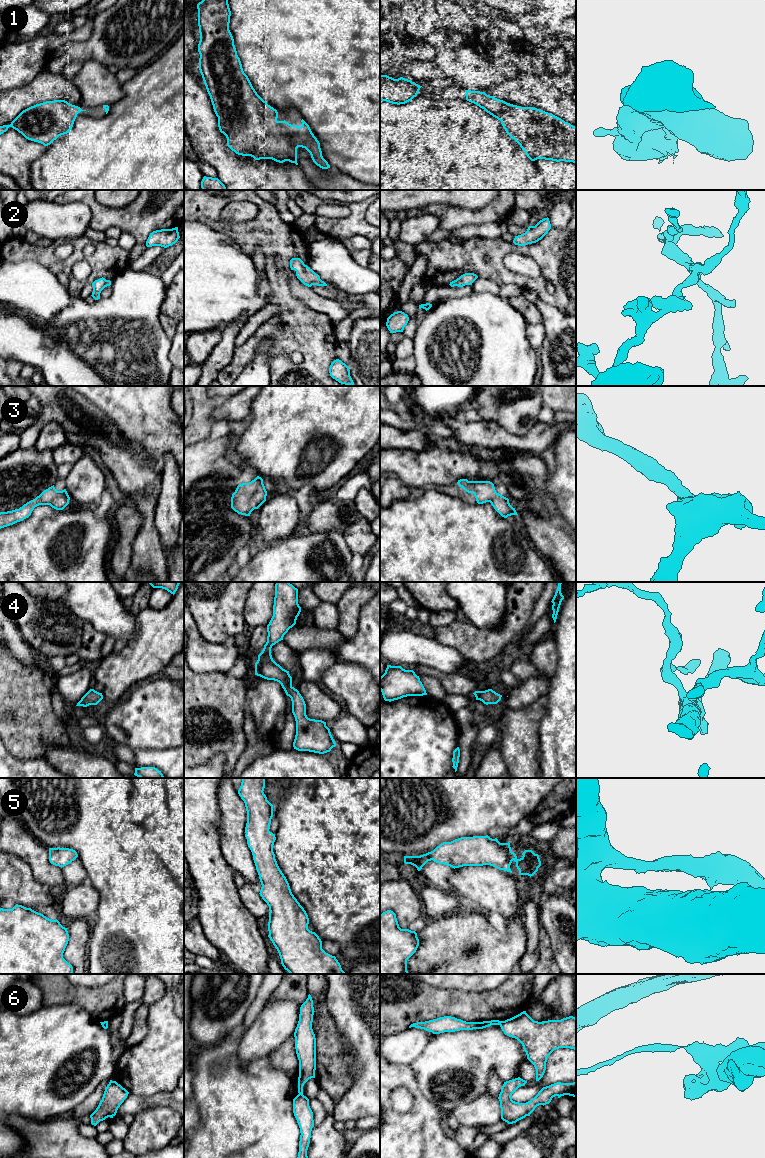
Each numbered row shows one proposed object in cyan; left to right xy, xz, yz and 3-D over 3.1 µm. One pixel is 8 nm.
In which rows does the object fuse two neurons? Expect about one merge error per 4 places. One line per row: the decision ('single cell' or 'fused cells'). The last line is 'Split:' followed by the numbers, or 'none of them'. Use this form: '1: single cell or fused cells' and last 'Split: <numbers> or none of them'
1: single cell
2: single cell
3: single cell
4: single cell
5: single cell
6: fused cells
Split: 6

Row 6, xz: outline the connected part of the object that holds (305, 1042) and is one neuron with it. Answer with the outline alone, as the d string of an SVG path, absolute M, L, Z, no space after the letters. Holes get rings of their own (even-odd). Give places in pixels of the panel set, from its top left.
M309 994L300 1007L299 1021L294 1032L295 1049L299 1060L299 1094L303 1094L304 1084L309 1079L315 1078L316 1038L312 1029L314 1012L313 1000Z

